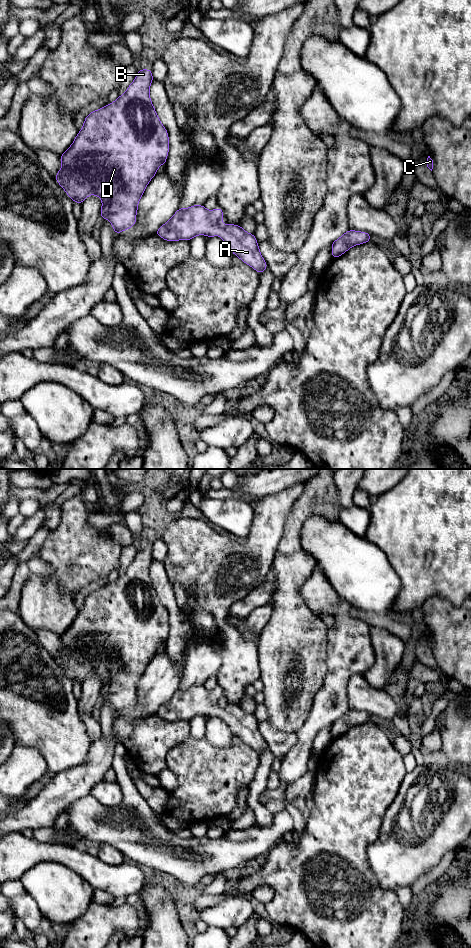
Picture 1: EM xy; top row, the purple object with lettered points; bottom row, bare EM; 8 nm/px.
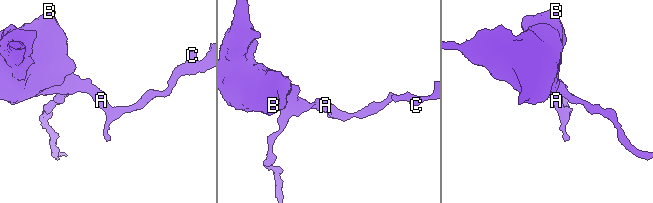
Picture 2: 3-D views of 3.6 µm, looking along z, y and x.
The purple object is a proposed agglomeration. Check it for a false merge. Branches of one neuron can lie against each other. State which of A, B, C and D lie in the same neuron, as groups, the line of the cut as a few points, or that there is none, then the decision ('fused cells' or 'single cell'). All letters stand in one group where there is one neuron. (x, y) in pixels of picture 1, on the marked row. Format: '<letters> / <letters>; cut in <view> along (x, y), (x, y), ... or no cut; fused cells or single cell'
A B C D; no cut; single cell

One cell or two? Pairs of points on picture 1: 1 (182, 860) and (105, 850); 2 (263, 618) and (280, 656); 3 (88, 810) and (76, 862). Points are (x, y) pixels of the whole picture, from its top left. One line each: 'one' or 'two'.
1: two
2: two
3: two

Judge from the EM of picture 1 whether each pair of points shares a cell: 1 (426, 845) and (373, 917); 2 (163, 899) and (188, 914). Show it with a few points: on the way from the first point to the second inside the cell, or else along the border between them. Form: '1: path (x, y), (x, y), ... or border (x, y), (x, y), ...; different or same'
1: border (375, 875), (378, 884), (382, 888), (393, 891); different
2: border (173, 899), (177, 916), (183, 926); different

